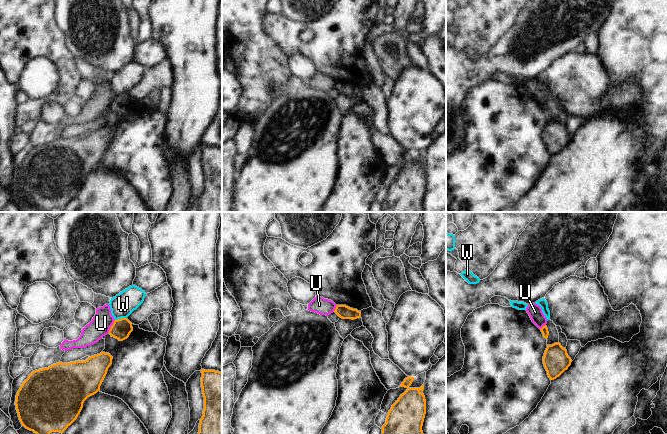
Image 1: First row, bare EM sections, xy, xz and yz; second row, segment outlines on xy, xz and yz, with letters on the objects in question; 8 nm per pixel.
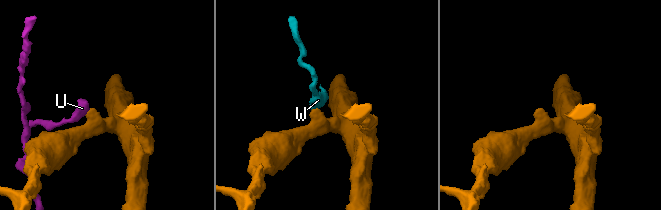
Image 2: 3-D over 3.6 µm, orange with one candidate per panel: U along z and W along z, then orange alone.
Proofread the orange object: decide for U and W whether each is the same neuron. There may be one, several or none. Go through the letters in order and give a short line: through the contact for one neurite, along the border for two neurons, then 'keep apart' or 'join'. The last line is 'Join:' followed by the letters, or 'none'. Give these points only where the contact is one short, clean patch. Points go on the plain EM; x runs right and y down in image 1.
U: xy (115, 96), (108, 108) | keep apart
W: xy (126, 93), (115, 96) | keep apart
Join: none

